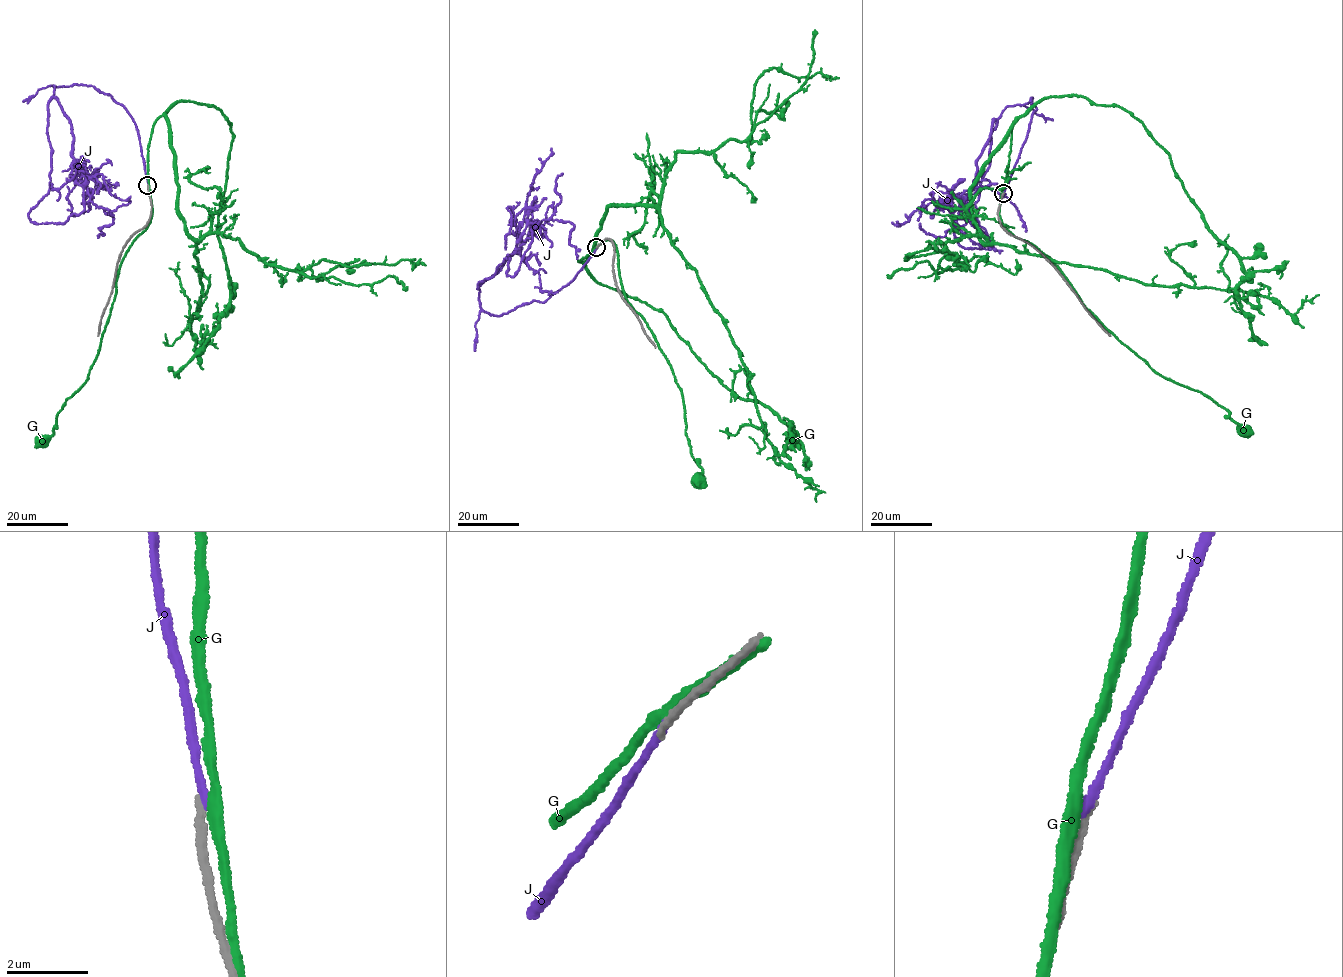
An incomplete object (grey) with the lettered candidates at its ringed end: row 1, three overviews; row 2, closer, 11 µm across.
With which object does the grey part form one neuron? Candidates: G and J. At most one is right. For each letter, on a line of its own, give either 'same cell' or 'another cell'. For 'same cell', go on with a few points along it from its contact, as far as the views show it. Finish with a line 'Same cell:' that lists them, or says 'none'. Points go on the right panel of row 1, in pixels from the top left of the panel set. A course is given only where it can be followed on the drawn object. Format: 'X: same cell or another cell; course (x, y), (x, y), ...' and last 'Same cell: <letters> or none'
G: another cell
J: same cell; course (1003, 194), (1036, 109), (1032, 98), (1007, 106), (994, 120), (954, 225), (975, 244), (1002, 251)
Same cell: J

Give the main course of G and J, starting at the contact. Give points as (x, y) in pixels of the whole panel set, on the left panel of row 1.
G: (148, 187), (151, 215), (126, 251), (86, 380), (66, 399), (53, 433), (44, 438)
J: (148, 186), (125, 107), (92, 86), (53, 85), (73, 137), (74, 166), (92, 202), (112, 215), (97, 236)

